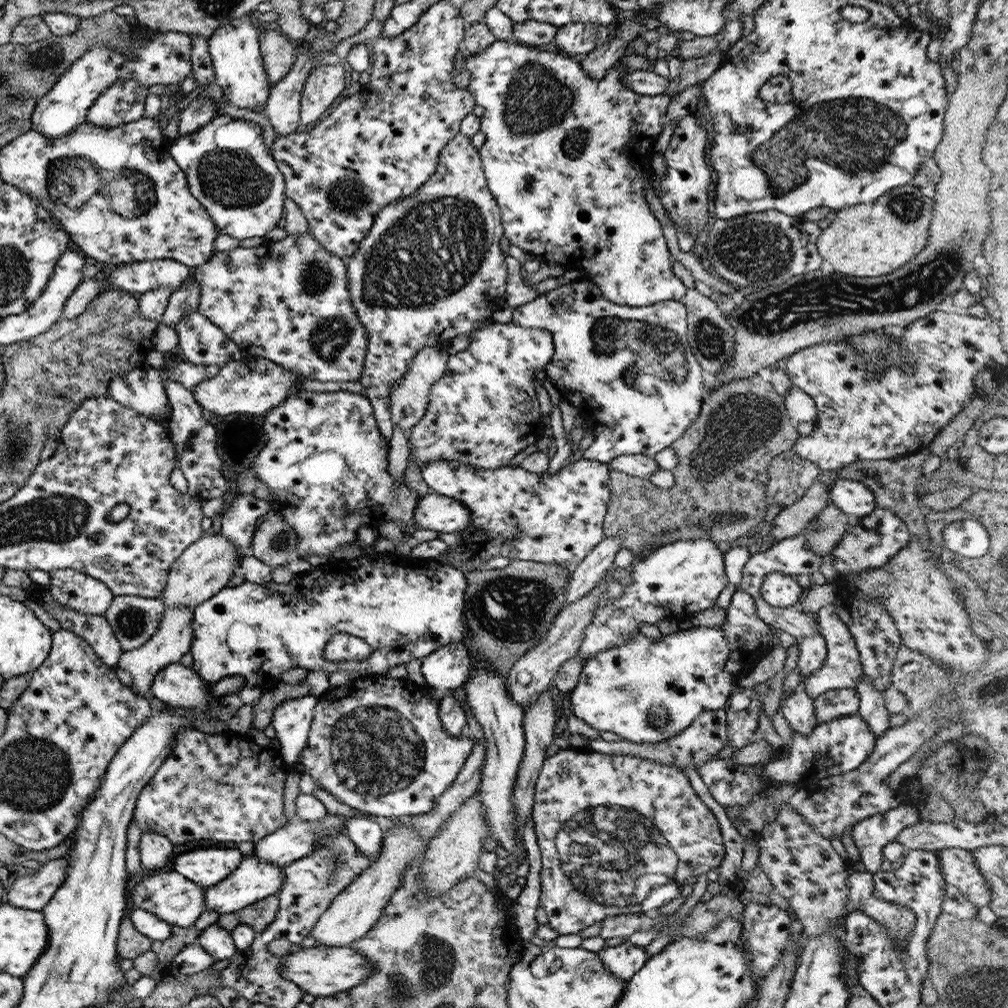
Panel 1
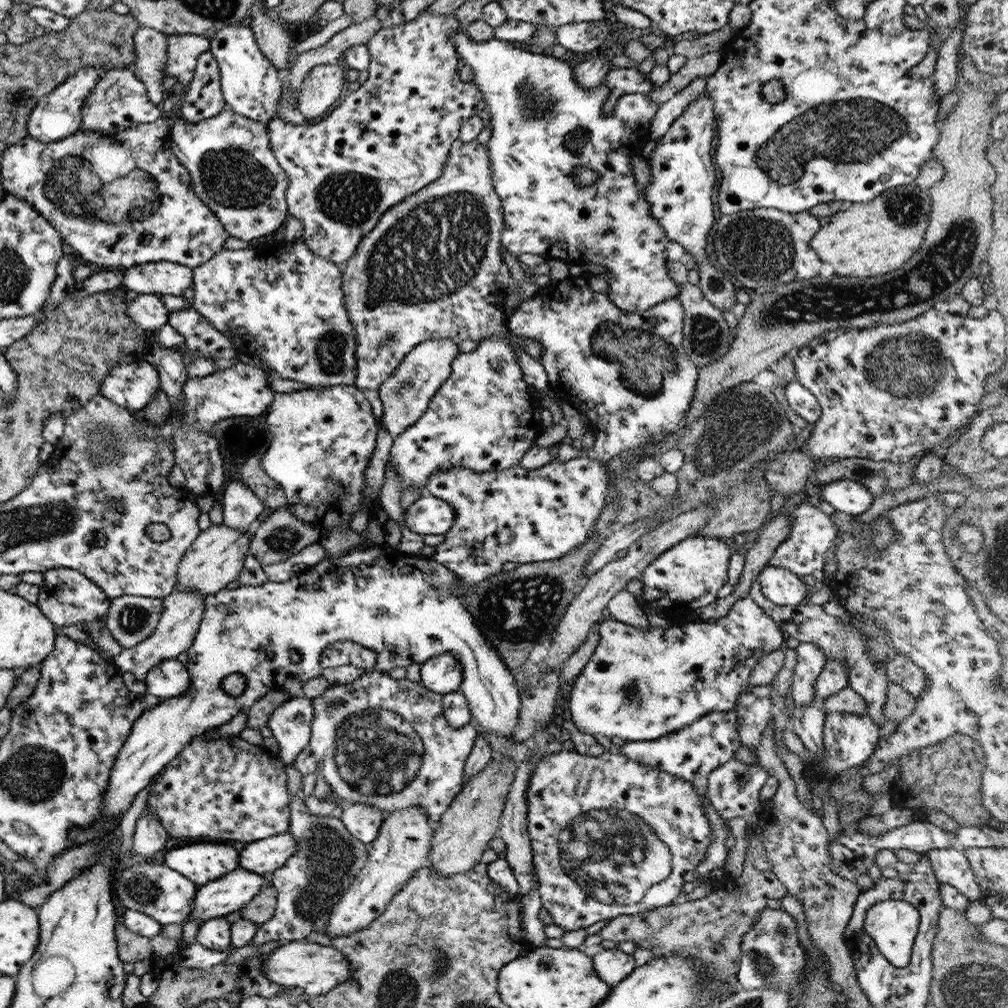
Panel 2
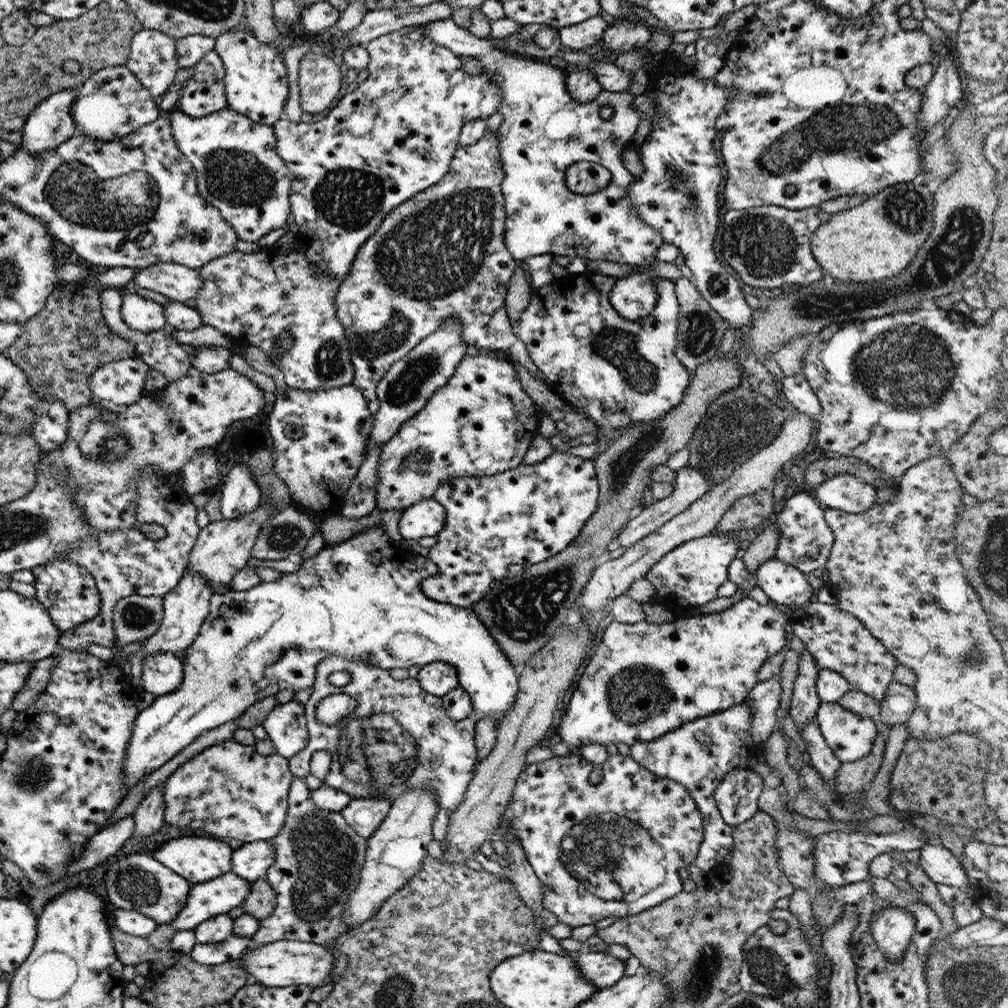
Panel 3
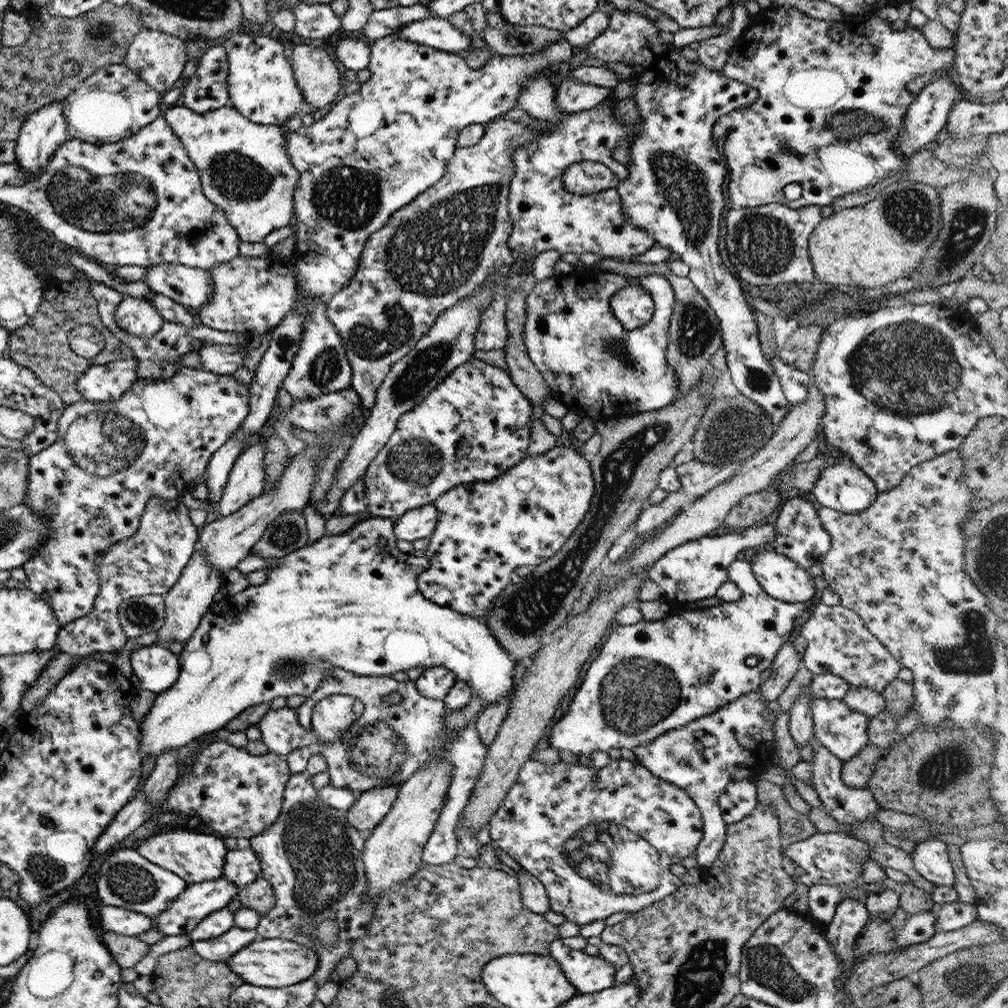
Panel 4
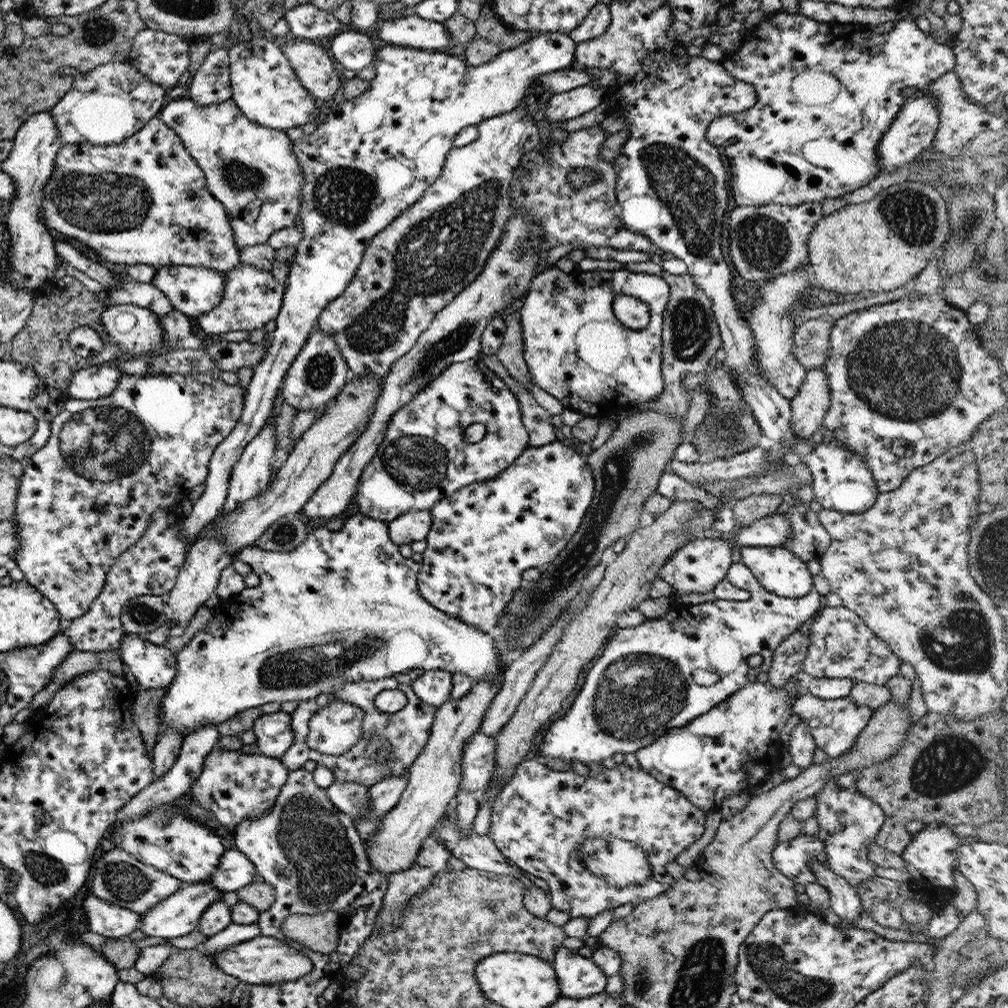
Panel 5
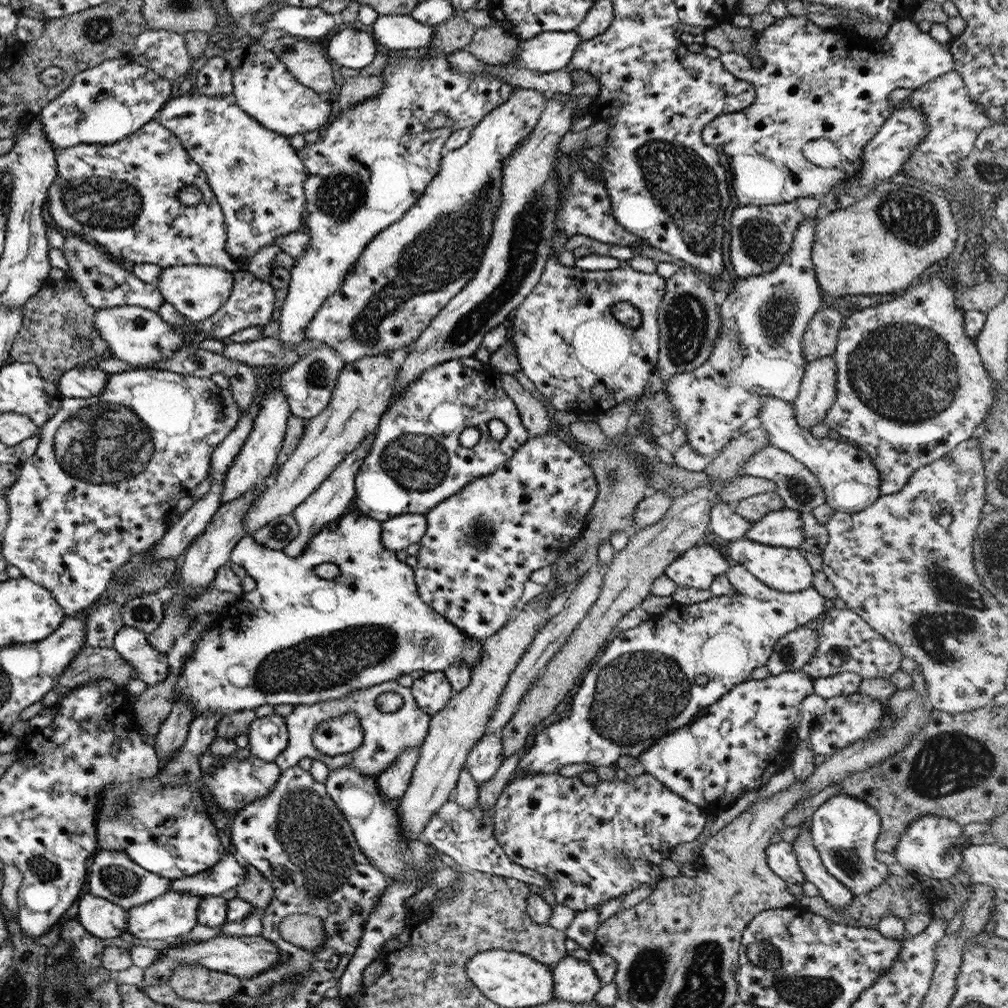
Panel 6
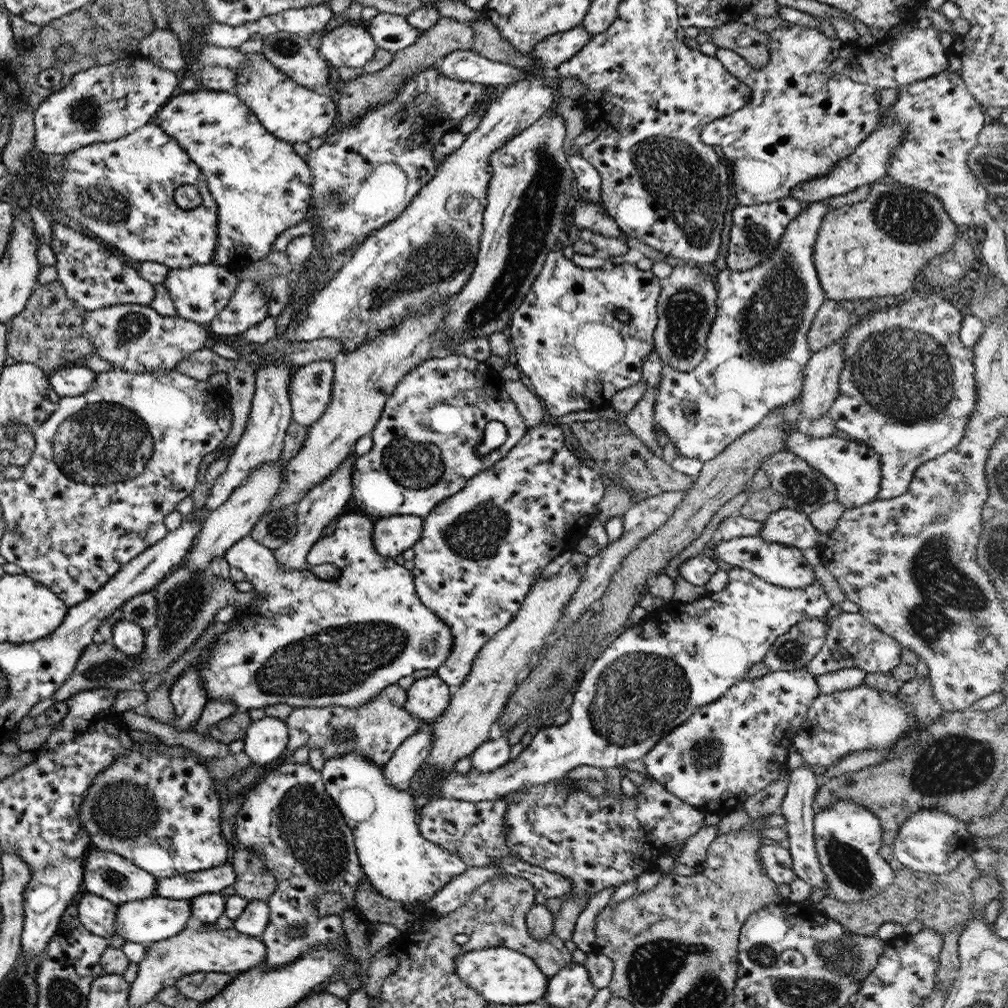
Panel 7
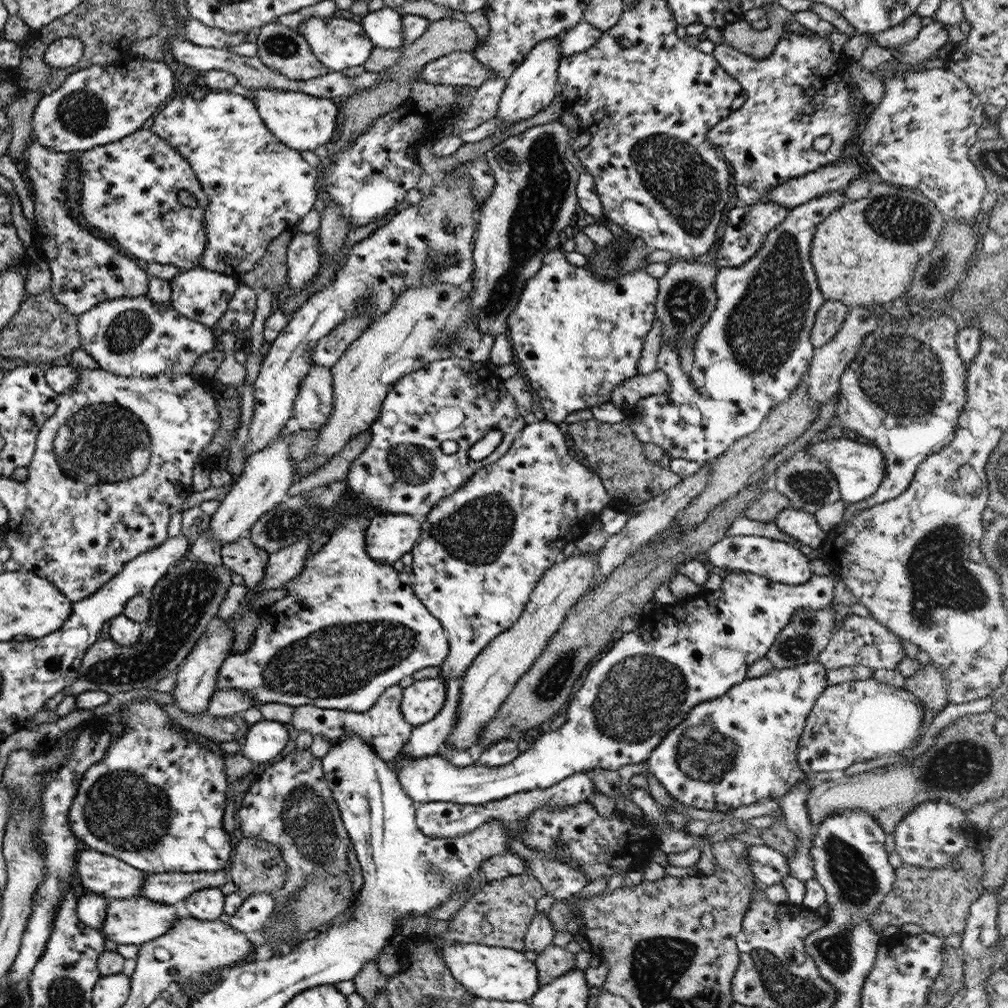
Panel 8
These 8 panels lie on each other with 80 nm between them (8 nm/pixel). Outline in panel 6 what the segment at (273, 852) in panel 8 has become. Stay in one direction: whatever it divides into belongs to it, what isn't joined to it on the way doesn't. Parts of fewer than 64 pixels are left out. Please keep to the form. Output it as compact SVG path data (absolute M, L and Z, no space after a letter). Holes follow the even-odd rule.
M244 863L244 871L243 880L235 887L236 897L252 908L265 909L273 896L271 883L249 863Z

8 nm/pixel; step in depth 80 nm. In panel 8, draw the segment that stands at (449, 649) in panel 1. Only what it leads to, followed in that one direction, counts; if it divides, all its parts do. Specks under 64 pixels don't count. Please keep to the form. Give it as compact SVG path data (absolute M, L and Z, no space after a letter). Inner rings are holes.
M441 677L414 680L402 689L399 711L407 724L418 727L437 716L445 699L445 685Z

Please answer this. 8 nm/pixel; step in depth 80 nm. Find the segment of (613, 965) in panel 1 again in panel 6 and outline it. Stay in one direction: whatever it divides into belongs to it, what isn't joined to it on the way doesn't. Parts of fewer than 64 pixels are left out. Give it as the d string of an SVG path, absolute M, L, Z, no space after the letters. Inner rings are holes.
M570 953L551 969L555 1000L589 1002L602 984L587 961L576 960Z

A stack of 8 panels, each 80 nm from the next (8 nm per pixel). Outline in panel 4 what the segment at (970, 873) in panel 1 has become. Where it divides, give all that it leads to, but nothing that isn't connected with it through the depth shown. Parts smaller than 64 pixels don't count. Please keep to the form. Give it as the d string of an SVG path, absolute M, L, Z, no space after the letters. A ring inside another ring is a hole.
M927 837L914 843L909 855L913 870L919 876L937 886L952 887L954 874L947 857L947 845L937 838Z

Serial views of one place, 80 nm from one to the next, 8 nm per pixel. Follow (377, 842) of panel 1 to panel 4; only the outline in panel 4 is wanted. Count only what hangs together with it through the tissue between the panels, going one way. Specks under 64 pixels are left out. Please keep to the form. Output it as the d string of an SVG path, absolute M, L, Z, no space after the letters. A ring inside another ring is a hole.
M371 787L359 794L356 801L345 811L345 818L358 831L371 830L391 808L398 787Z

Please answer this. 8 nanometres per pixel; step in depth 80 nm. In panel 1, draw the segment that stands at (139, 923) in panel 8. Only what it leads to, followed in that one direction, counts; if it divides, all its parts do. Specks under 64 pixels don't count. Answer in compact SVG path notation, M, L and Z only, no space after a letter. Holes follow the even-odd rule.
M245 855L241 862L222 881L208 886L203 891L205 911L215 911L217 915L235 913L267 895L276 894L282 883L283 866L258 860L256 856Z

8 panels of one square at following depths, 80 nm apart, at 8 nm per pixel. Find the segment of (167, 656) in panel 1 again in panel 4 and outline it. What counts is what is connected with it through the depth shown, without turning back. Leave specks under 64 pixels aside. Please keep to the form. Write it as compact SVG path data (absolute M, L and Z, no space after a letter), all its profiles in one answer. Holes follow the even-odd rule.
M194 549L175 584L163 594L165 616L163 624L157 630L158 640L154 644L167 647L169 641L185 642L197 628L200 618L212 603L213 594L220 588L221 578L209 566L207 558L203 557L204 552L201 549Z

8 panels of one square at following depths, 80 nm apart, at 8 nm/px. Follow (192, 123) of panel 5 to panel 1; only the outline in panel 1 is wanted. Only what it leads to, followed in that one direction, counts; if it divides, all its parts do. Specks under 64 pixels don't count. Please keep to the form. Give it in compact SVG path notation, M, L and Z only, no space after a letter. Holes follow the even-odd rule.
M219 114L189 134L177 135L168 151L185 173L191 196L207 211L220 233L242 241L263 237L282 224L284 176L263 145L259 125Z

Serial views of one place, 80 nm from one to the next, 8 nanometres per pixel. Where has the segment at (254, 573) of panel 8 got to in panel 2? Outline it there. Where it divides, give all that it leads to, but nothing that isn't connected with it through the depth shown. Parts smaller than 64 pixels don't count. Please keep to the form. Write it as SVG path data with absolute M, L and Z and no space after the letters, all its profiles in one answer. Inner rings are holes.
M366 542L364 547L352 548L339 556L332 557L331 555L325 555L325 558L323 558L321 562L317 562L315 566L311 566L300 573L293 574L287 581L280 583L270 583L267 581L259 586L238 586L235 589L229 589L225 592L219 591L215 594L207 595L204 598L204 611L200 618L197 632L195 633L191 646L186 650L187 662L184 665L186 666L186 671L189 675L188 687L185 689L185 692L180 694L177 698L160 699L156 706L149 708L149 710L144 710L143 714L133 721L126 741L121 745L119 752L116 754L115 760L112 761L108 785L106 792L104 792L104 804L102 804L100 816L94 818L93 823L102 818L115 818L115 816L123 814L132 803L135 795L143 787L147 786L152 778L159 773L169 761L173 760L174 756L184 746L187 746L187 744L192 741L193 737L221 726L224 722L227 722L230 718L235 717L239 713L246 712L254 702L258 698L261 698L266 692L280 689L286 678L294 676L297 680L304 682L320 675L326 679L329 686L345 685L355 680L357 676L364 673L363 670L359 670L359 668L355 668L355 666L346 663L331 666L323 665L320 660L321 653L326 649L326 646L329 646L329 644L333 644L334 642L341 642L342 640L350 640L367 650L371 650L375 654L374 661L376 669L385 672L391 670L391 668L397 668L397 666L409 666L409 664L413 664L413 662L420 665L428 658L437 656L438 654L443 654L444 652L452 654L452 656L458 658L459 664L462 668L462 679L459 683L458 690L463 693L463 696L467 701L471 718L475 718L479 725L483 727L485 732L493 732L494 734L497 734L497 736L504 736L507 740L511 740L510 734L516 727L517 716L519 716L520 698L518 688L516 687L513 675L511 675L511 670L505 666L502 658L495 652L495 650L493 650L493 644L484 638L483 633L477 628L477 626L475 626L471 614L467 612L464 604L459 601L458 594L456 594L459 579L457 579L451 571L447 570L446 567L440 566L437 562L433 561L431 556L425 557L419 555L415 556L415 560L399 560L399 566L391 566L393 560L387 558L385 554L381 556L380 546L377 547L377 550L379 550L379 554L373 558L371 545ZM231 674L239 674L245 681L243 692L240 692L237 696L231 696L222 689L222 680Z

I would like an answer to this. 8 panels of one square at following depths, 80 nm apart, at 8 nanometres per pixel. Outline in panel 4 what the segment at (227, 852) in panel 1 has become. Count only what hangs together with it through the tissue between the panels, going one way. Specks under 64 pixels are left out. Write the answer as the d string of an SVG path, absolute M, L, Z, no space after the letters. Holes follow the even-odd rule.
M185 827L163 828L163 830L159 830L146 838L133 841L131 848L151 864L163 867L163 870L171 871L187 884L197 884L221 877L224 856L227 852L222 839Z

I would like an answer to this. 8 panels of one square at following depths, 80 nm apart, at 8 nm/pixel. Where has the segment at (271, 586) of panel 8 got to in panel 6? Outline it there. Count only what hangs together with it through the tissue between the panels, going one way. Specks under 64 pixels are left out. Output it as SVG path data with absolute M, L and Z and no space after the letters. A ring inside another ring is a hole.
M365 439L357 444L357 447L349 454L347 454L338 466L327 476L327 479L321 483L311 495L291 512L291 516L295 522L295 529L298 531L297 536L286 543L282 548L283 554L286 554L289 558L297 558L302 553L302 550L307 546L307 541L313 534L317 534L327 522L336 520L345 514L345 508L347 508L349 502L353 499L354 492L354 479L357 470L363 458L369 454L373 442L368 442Z

